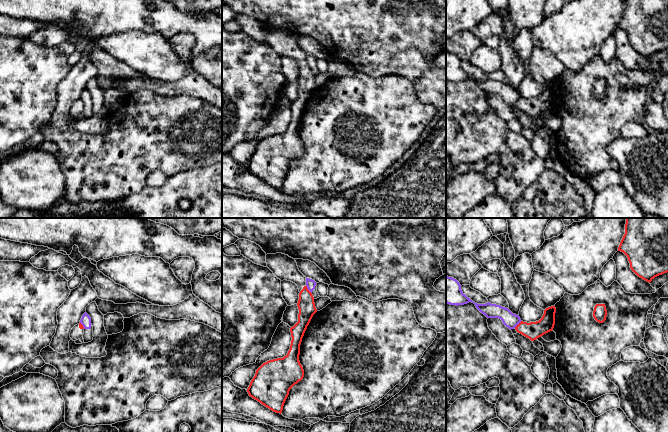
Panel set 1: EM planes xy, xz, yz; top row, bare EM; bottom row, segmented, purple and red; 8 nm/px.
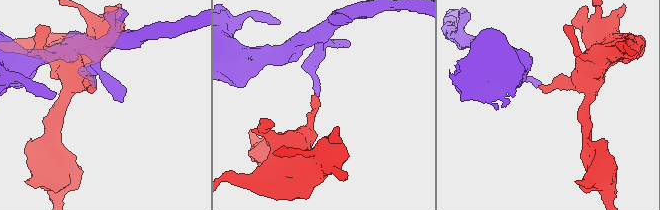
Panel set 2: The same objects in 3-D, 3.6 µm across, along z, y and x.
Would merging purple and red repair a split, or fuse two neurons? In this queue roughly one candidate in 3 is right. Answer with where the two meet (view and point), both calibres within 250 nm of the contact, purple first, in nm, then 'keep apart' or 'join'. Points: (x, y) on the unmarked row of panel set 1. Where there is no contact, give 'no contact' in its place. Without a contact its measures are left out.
xz (308, 65) | 70/140 nm | keep apart

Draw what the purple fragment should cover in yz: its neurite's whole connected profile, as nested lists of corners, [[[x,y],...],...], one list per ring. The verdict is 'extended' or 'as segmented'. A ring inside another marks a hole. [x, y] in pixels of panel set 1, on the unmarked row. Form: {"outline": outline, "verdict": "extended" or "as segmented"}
{"outline": [[[446,52],[446,79],[458,82],[469,78],[474,79],[476,84],[487,94],[501,95],[509,105],[514,105],[521,98],[519,91],[513,90],[508,84],[489,78],[486,80],[473,78],[462,68],[461,61],[456,55]]], "verdict": "as segmented"}

